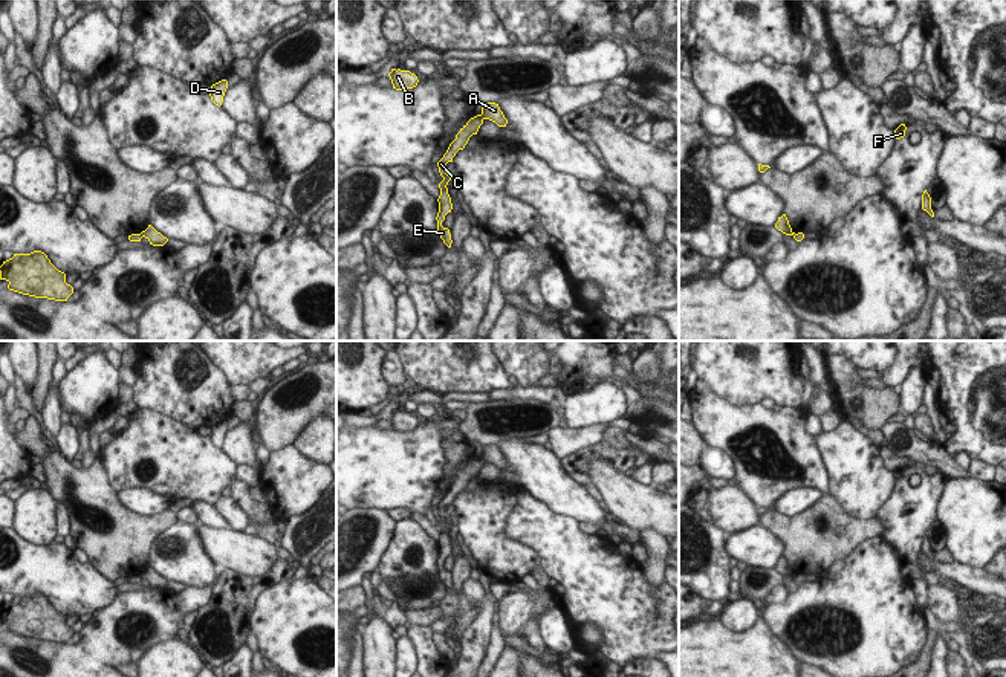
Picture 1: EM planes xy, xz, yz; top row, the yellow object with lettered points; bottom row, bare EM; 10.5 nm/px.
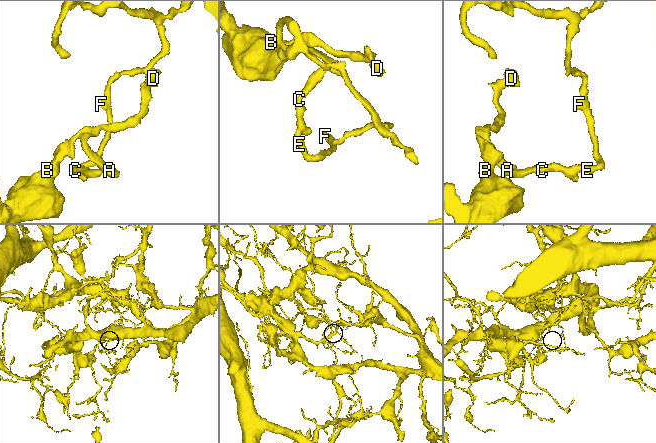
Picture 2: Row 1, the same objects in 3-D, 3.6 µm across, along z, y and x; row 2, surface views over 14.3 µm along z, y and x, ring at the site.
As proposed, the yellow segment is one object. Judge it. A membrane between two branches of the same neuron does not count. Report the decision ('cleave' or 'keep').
cleave

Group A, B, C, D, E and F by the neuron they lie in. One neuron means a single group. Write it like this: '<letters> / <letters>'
A B D / C E F

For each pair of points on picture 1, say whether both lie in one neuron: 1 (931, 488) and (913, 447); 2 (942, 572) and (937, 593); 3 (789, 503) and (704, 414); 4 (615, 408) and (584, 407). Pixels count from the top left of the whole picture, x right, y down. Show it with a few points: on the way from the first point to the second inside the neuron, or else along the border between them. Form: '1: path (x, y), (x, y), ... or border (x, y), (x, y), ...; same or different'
1: border (918, 460), (924, 463); different
2: border (925, 570), (939, 579); different
3: border (818, 488), (794, 488), (772, 508); different
4: path (607, 407), (592, 407); same

